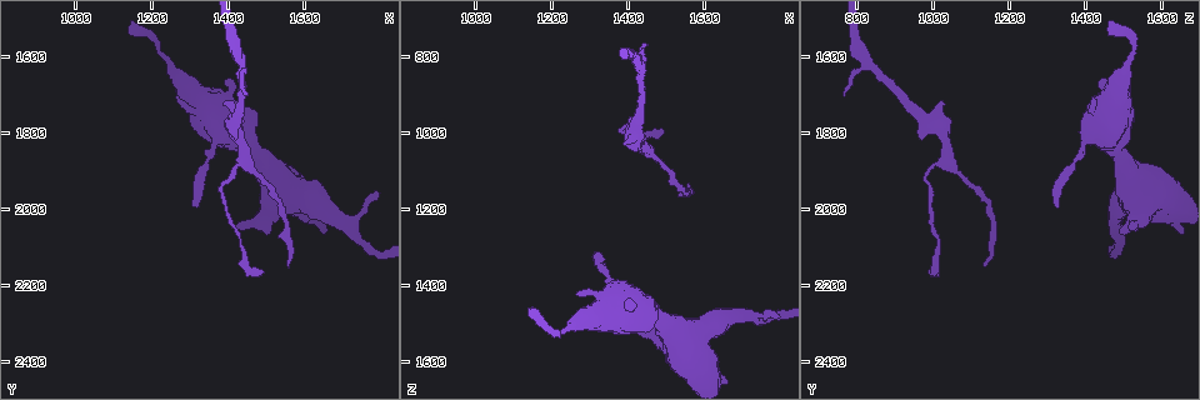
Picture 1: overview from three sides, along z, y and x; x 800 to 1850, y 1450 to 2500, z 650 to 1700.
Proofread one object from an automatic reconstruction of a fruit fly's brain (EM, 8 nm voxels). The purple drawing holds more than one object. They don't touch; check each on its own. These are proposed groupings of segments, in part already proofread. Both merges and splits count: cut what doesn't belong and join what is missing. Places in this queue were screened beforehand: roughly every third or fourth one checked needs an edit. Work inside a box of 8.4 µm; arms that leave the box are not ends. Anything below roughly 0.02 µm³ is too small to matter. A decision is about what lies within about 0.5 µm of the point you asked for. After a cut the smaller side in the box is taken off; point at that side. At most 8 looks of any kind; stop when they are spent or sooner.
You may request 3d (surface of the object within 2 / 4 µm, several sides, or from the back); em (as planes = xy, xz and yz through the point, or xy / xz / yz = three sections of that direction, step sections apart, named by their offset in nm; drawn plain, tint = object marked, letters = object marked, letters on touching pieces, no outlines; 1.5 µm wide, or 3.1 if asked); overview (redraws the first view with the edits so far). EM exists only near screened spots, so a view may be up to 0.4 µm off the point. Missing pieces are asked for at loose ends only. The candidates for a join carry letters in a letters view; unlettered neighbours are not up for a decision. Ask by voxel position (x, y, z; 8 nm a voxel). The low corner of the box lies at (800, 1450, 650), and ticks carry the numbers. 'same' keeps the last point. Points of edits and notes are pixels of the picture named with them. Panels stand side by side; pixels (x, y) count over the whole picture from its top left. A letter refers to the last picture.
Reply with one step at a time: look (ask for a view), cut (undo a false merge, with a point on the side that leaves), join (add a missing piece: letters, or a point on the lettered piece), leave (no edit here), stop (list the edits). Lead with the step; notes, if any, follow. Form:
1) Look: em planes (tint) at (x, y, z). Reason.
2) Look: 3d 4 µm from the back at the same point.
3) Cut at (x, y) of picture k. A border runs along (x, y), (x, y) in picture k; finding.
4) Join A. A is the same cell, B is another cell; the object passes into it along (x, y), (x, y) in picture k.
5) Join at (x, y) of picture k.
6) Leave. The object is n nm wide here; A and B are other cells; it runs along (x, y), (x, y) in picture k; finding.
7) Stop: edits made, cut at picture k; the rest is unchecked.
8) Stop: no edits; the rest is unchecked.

Look: em planes (letters) at (1490, 2170, 990). Long arm stops here.

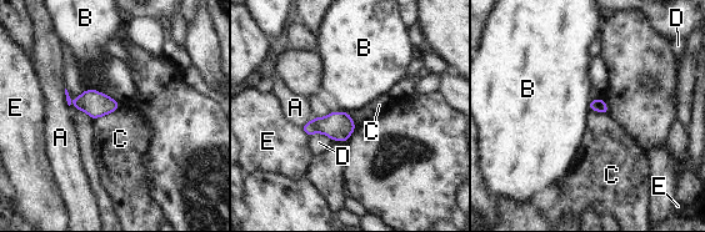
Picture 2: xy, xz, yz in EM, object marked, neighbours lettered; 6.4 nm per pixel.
Leave. The object is 80 nm wide here; A, B, C, D and E are other cells; a border runs along (120, 105), (113, 111), (93, 120) in picture 2; none of them fits.

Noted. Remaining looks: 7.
Look: em xz step 8 (letters) at (1790, 1950, 1480). An open end.

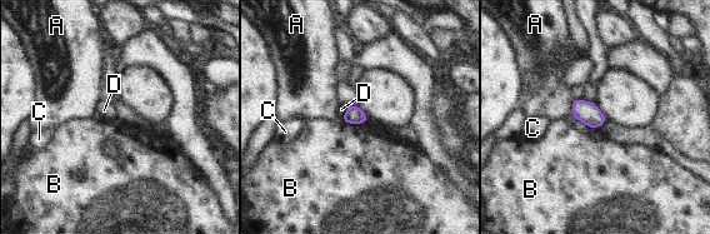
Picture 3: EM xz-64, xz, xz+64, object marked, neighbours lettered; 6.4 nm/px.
Look: em planes (letters) at the same point. Another direction.

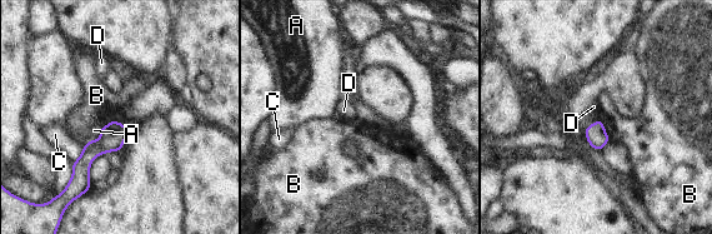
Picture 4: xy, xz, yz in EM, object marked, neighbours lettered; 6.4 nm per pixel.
Leave. The longest contact is with B, 150 nm; A, B, C and D are other cells; a border runs along (600, 119), (605, 133), (611, 139) in picture 4; no lettered piece goes on from it.

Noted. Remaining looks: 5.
Look: 3d 4 µm at (1215, 1575, 1525). A narrow waist.

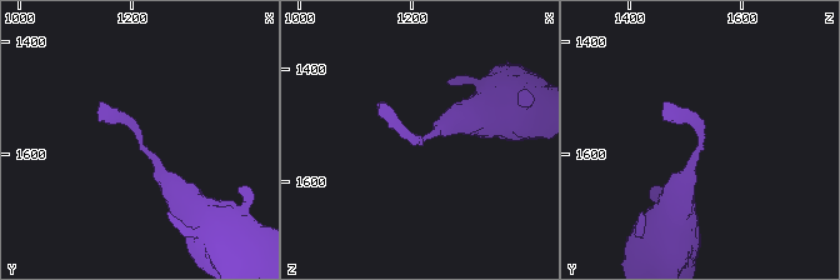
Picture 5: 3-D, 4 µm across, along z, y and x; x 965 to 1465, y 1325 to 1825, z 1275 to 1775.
Look: em xy step 4 (letters) at (1215, 1575, 1525). Need the tissue.

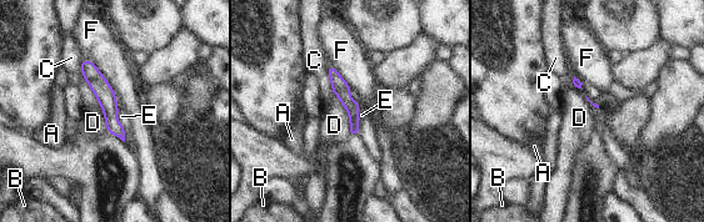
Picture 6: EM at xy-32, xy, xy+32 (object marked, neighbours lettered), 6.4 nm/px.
Leave. A, B, C, D, E and F are other cells; it runs along (85, 62), (121, 135) in picture 6; all the same neuron.

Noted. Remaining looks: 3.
Stop: no edits; the rest is unchecked.

